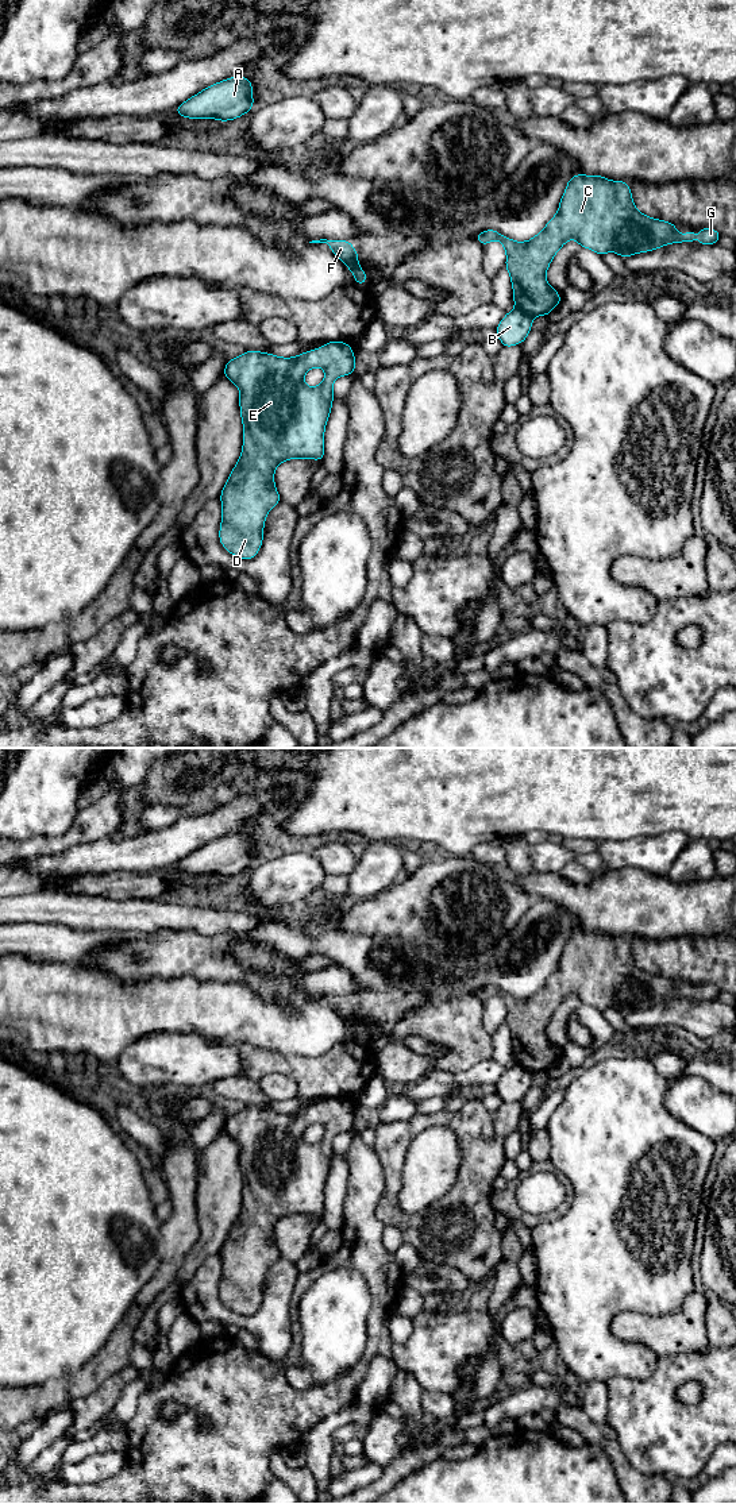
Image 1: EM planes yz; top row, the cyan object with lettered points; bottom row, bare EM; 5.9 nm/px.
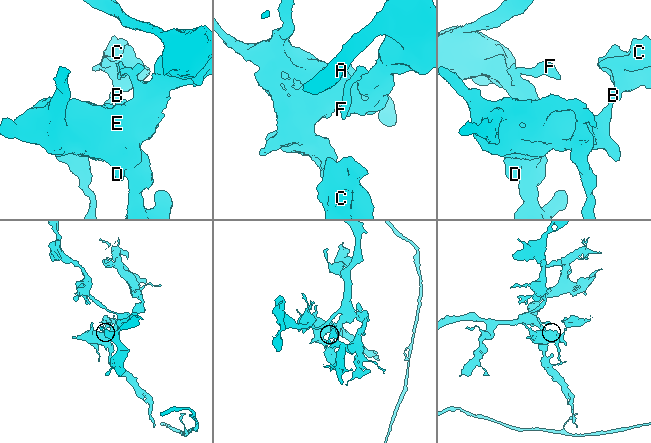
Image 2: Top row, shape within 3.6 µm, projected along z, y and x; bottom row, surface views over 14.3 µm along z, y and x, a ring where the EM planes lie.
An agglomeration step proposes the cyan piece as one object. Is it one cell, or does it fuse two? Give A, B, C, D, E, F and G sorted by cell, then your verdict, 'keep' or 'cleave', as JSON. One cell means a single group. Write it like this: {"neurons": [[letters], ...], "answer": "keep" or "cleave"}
{"neurons": [["A", "B", "D", "E", "F"], ["C", "G"]], "answer": "cleave"}

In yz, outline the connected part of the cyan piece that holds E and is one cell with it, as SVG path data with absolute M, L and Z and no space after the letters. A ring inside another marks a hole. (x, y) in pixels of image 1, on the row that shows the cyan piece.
M328 342L320 348L303 352L293 358L281 358L255 350L244 351L240 356L227 362L223 374L239 387L239 405L243 423L243 448L240 458L220 494L221 525L219 539L230 554L240 559L253 559L259 552L266 516L281 501L274 485L277 466L288 459L323 460L324 429L334 401L334 381L342 375L351 375L355 367L354 351L346 342ZM313 367L321 367L325 371L325 378L316 387L309 387L304 382L304 375Z

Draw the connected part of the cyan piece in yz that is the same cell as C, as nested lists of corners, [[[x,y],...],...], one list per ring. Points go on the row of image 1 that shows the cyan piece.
[[[577,174],[569,180],[556,215],[535,238],[528,242],[515,242],[494,230],[486,230],[474,239],[482,246],[493,240],[502,243],[506,252],[505,267],[510,275],[515,305],[524,313],[536,317],[547,316],[563,298],[548,285],[546,273],[552,258],[567,240],[574,239],[581,247],[590,248],[602,257],[613,251],[627,258],[670,243],[694,243],[695,236],[694,228],[682,235],[677,231],[674,223],[651,219],[639,212],[627,182],[610,181],[602,176]]]

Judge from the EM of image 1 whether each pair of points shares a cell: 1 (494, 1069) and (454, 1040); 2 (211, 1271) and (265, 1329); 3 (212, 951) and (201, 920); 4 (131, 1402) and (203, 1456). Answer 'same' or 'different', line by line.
1: different
2: same
3: different
4: different

